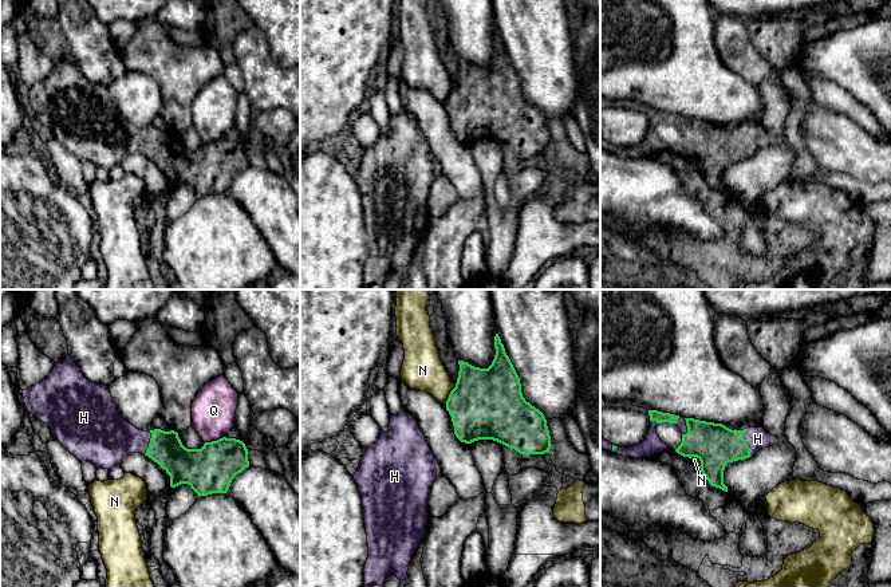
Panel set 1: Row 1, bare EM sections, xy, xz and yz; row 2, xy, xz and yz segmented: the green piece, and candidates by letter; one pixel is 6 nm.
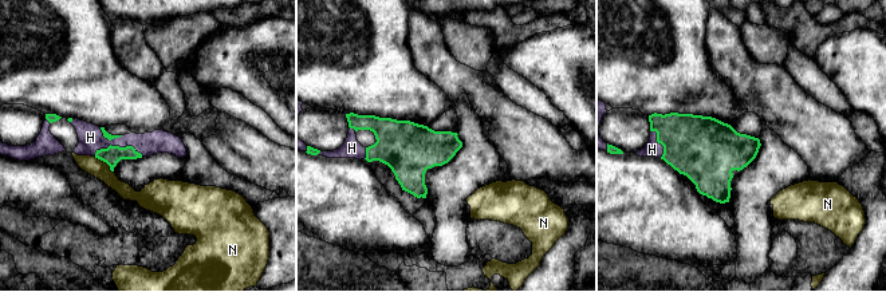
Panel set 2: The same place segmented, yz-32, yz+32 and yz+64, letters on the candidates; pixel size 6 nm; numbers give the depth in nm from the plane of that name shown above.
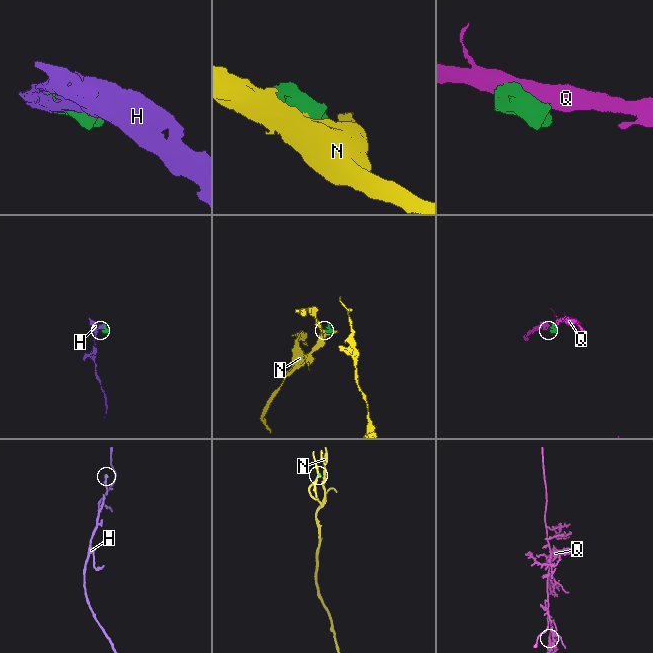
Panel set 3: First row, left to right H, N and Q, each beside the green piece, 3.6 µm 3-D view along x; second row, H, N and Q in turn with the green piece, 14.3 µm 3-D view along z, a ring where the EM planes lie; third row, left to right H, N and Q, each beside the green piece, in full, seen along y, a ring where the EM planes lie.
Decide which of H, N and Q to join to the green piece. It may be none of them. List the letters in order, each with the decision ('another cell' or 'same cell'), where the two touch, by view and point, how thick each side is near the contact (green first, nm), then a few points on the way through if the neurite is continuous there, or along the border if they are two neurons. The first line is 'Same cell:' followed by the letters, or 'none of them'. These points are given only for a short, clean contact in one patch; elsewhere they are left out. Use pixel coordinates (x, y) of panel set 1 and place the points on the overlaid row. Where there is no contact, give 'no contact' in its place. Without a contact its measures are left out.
Same cell: H
H: same cell; meets green in yz at (745, 442); 260 nm thick on the green side, 140 nm on the other
N: another cell; meets green in xz at (449, 394); 440 nm thick on the green side, 240 nm on the other; border along xz (456, 385), (445, 404)
Q: another cell; meets green in xy at (213, 441); 280 nm thick on the green side, 280 nm on the other

